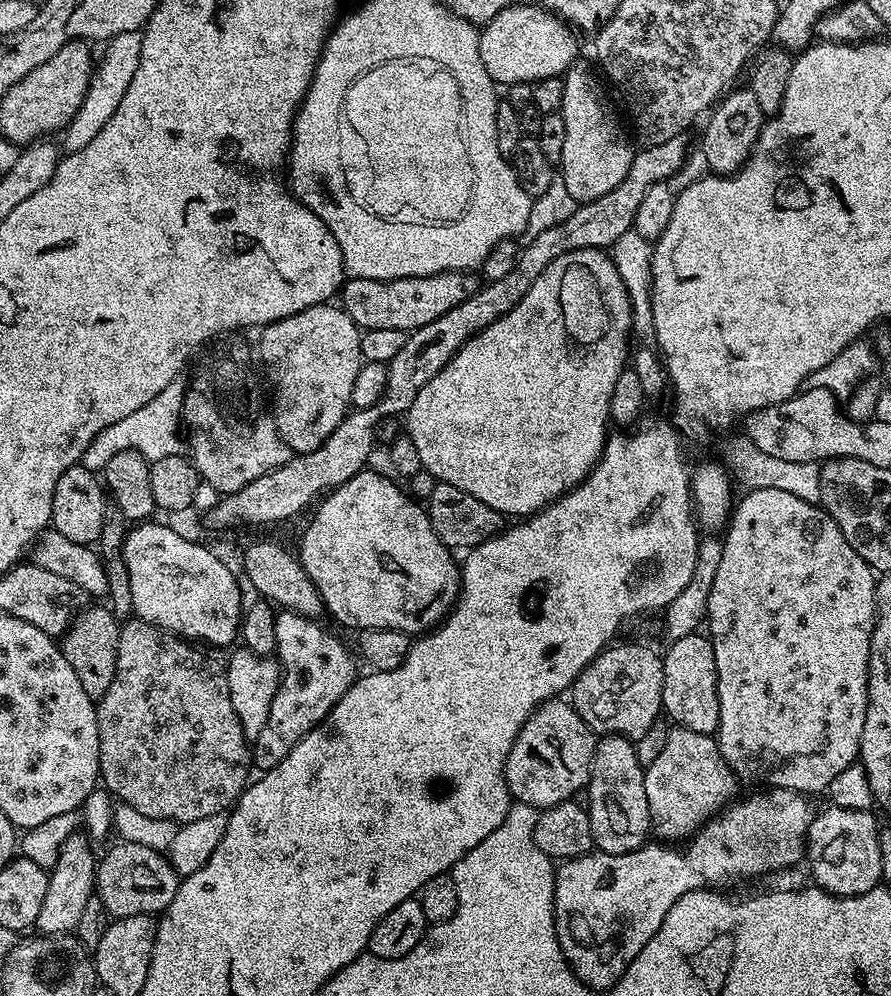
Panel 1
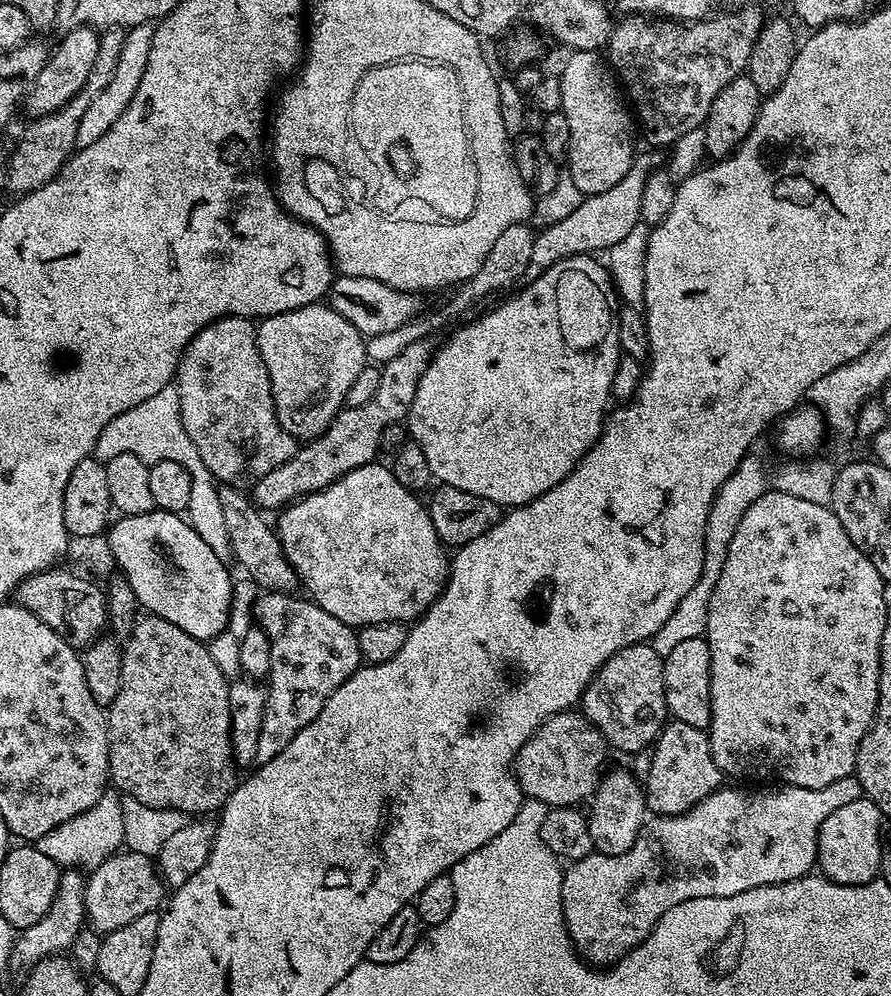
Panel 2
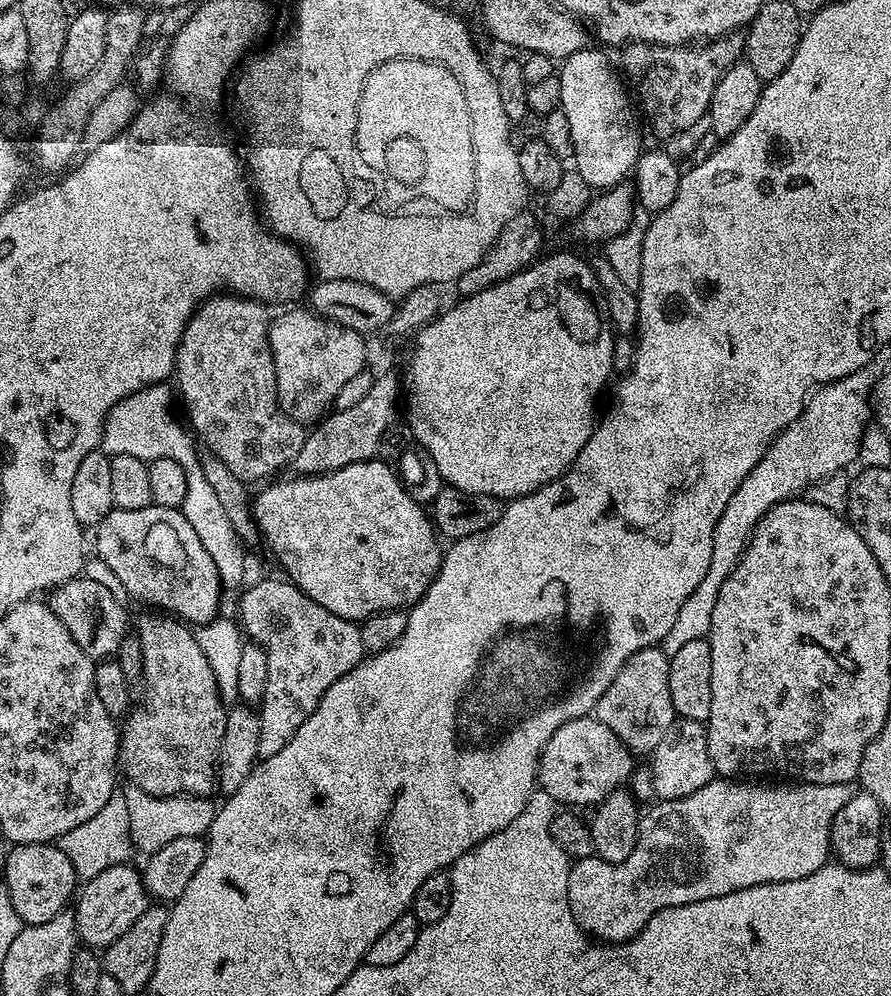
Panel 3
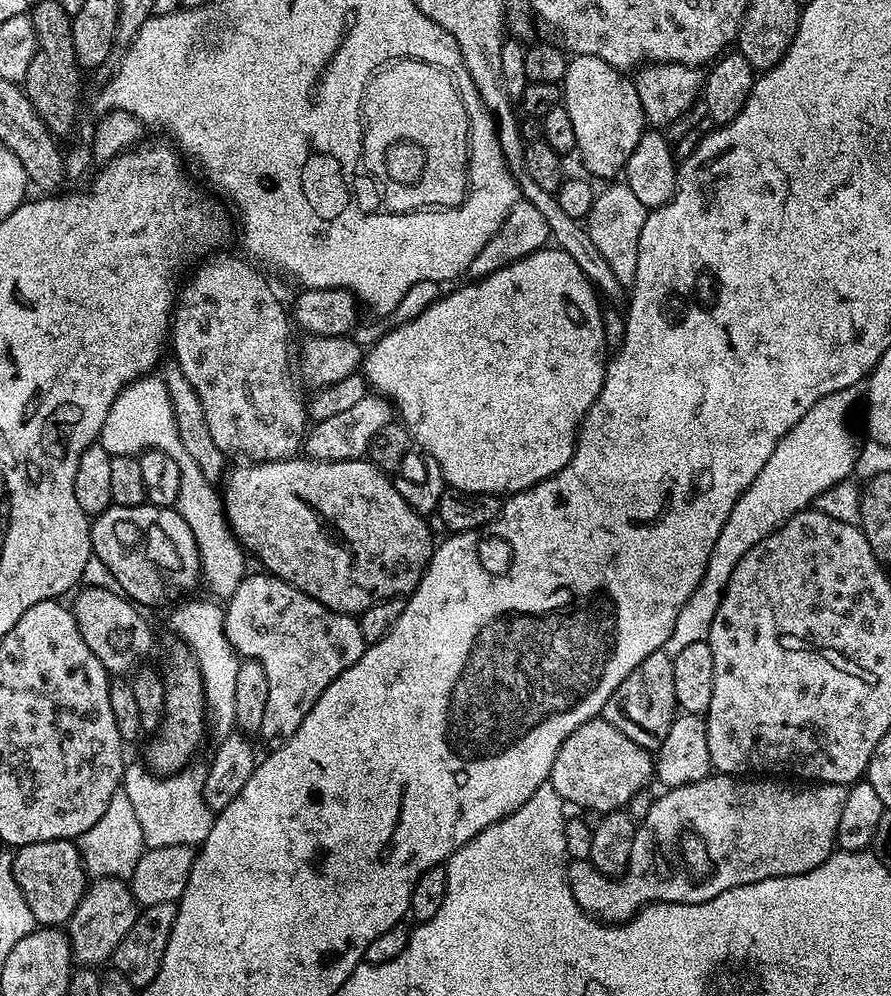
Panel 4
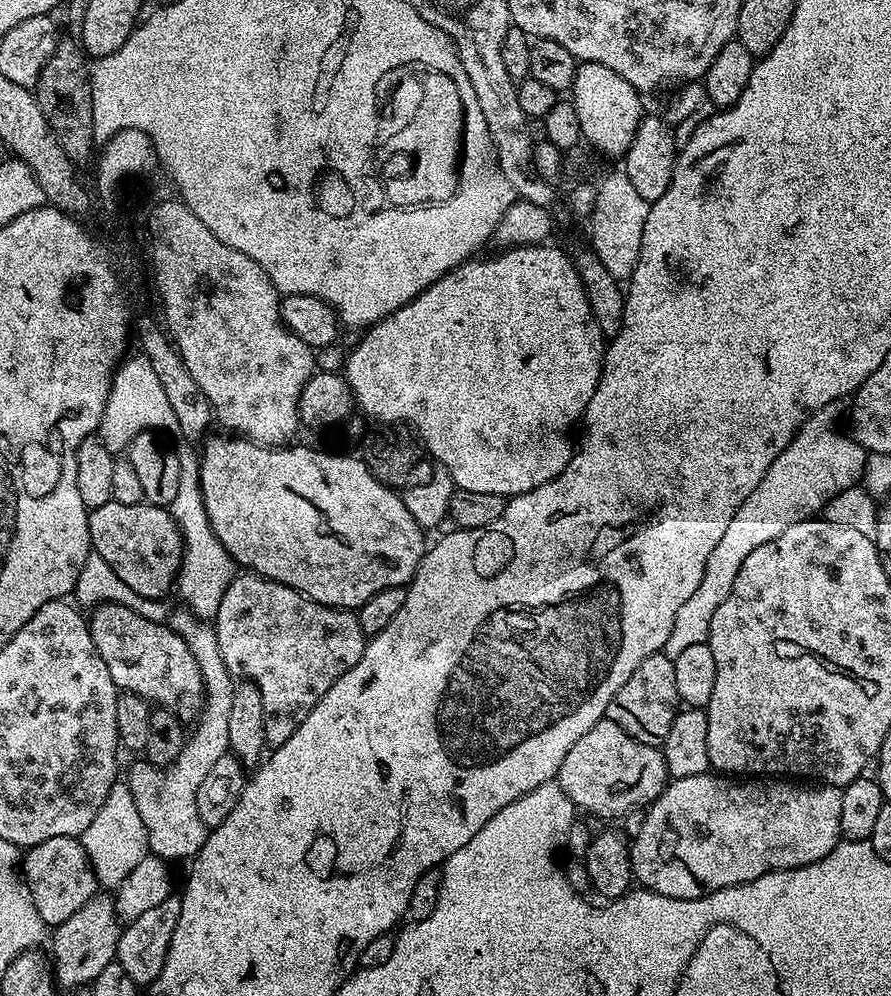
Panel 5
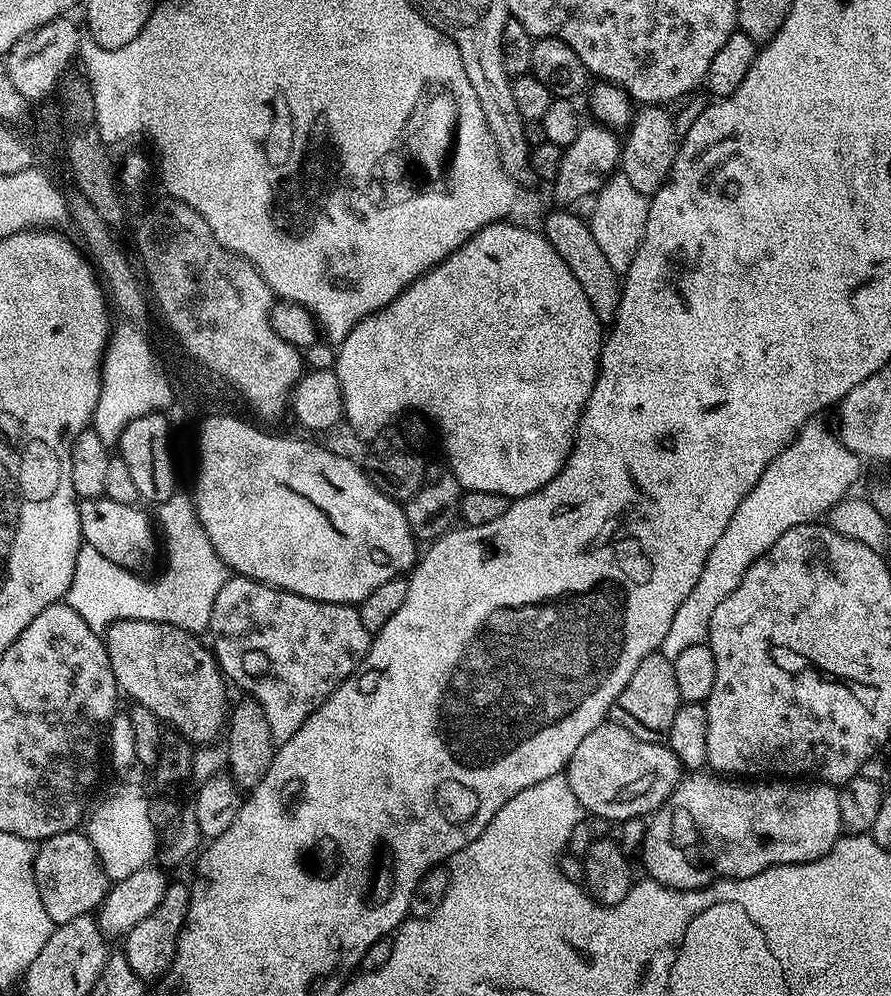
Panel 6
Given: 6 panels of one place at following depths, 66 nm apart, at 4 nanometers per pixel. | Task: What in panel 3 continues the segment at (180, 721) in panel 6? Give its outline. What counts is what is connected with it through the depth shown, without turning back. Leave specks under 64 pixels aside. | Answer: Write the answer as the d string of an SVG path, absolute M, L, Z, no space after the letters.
M81 574L75 580L68 580L51 589L46 602L50 610L70 630L70 638L82 646L87 656L97 662L107 661L124 644L128 632L128 612L120 605L120 600L100 580L87 580Z

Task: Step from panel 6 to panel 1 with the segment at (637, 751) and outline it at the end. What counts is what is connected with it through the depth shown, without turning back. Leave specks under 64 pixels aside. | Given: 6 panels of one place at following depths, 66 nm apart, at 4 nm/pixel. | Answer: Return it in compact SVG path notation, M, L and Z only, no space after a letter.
M553 698L534 709L522 726L504 763L504 777L513 801L543 810L571 801L592 773L598 736L564 698Z

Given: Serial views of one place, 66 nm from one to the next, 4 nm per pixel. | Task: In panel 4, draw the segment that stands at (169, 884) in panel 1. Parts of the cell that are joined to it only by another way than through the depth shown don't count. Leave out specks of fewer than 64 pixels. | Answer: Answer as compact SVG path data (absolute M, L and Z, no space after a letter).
M118 876L93 879L66 925L73 957L84 966L100 966L103 960L104 963L111 961L118 942L126 938L126 930L134 926L137 915L138 905L127 879Z

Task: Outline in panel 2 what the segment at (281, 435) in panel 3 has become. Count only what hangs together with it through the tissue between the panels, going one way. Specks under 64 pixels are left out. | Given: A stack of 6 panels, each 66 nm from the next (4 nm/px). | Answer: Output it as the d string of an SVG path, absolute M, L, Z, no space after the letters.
M224 316L221 320L215 320L212 324L208 324L203 328L198 335L188 343L180 359L180 364L176 367L174 383L180 395L178 398L178 406L182 414L182 426L186 426L186 434L190 434L190 442L194 442L194 450L198 450L202 462L206 462L210 474L215 476L217 481L224 486L244 486L247 480L249 480L249 482L260 480L266 474L270 474L270 470L278 470L278 466L290 462L290 458L294 458L298 447L298 440L282 428L276 417L275 404L271 396L270 374L267 372L266 364L262 360L262 354L256 345L256 331L257 325L246 316Z

